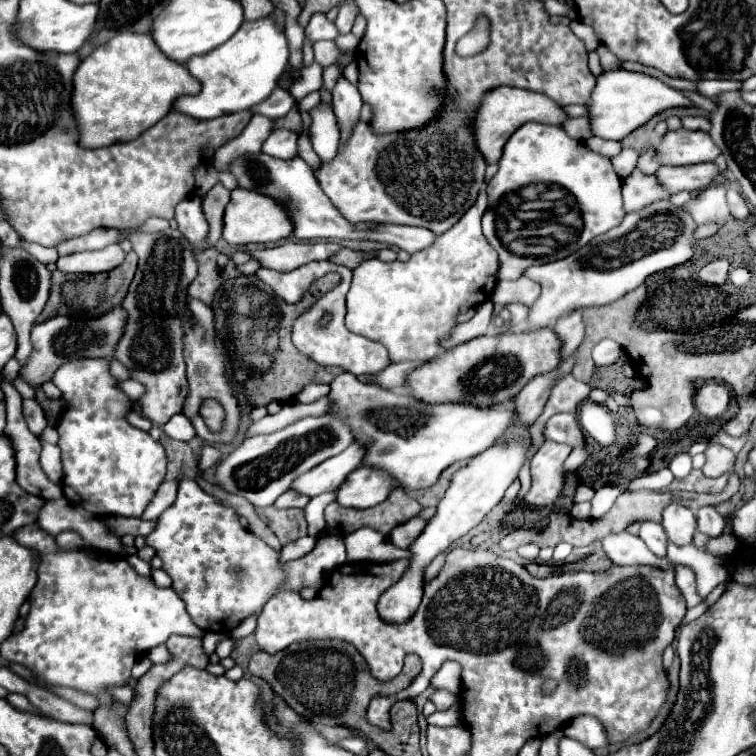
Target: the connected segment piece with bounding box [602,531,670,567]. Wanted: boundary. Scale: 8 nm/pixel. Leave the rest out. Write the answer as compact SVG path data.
M628 531L604 537L602 547L614 565L654 565L654 567L670 565L666 557L652 555L646 549L644 541L636 535L630 535Z

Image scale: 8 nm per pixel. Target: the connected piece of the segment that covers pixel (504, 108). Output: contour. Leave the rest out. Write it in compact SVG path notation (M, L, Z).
M498 87L494 91L488 91L478 115L474 119L474 131L476 131L476 143L478 149L482 151L486 163L496 163L502 157L502 149L506 145L506 141L510 139L510 135L522 127L528 121L536 121L536 123L550 123L550 125L562 125L568 119L568 115L564 113L562 105L558 105L556 101L548 99L542 93L534 93L534 91L526 91L526 89L516 89L516 87Z

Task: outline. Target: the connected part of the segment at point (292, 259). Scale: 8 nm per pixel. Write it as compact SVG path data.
M324 241L324 243L284 243L270 249L246 251L252 259L256 259L262 267L276 271L292 271L308 261L326 261L334 253L342 249L340 243Z

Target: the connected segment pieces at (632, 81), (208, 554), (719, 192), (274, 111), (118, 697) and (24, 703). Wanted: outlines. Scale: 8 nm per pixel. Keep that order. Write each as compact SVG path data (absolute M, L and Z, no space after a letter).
M612 69L604 71L598 77L598 85L590 99L590 125L592 133L602 139L614 139L622 141L626 135L630 135L634 129L648 123L654 115L672 109L672 107L694 107L694 103L682 95L682 91L666 85L664 81L646 75L646 73L634 73L624 69Z
M182 477L178 481L178 497L176 501L158 517L154 531L146 537L146 545L156 551L162 559L162 569L172 577L172 589L186 603L186 611L192 621L204 631L226 631L230 633L244 617L252 613L260 613L264 603L282 589L300 591L302 587L320 587L320 573L326 571L328 565L340 567L346 563L346 547L344 539L338 535L322 535L314 551L308 555L280 563L278 553L268 547L262 539L258 539L252 531L244 529L238 521L238 513L232 507L224 507L214 495L208 495L198 487L194 479Z
M710 185L708 189L700 191L698 197L688 203L688 211L692 213L698 225L724 223L730 217L730 207L726 201L726 187Z
M274 89L272 95L264 103L258 103L256 107L252 107L252 111L254 113L262 113L262 115L272 117L272 119L278 119L278 117L284 117L294 105L296 105L296 101L290 95L290 91Z
M110 687L108 693L112 695L114 701L120 701L120 703L132 703L132 697L134 697L134 691L130 687Z
M10 693L6 701L8 701L8 703L12 703L14 707L22 709L22 711L28 711L28 713L36 713L36 715L40 713L40 711L36 711L36 707L32 707L32 705L28 703L28 699L26 699L24 695L14 695L14 693Z

